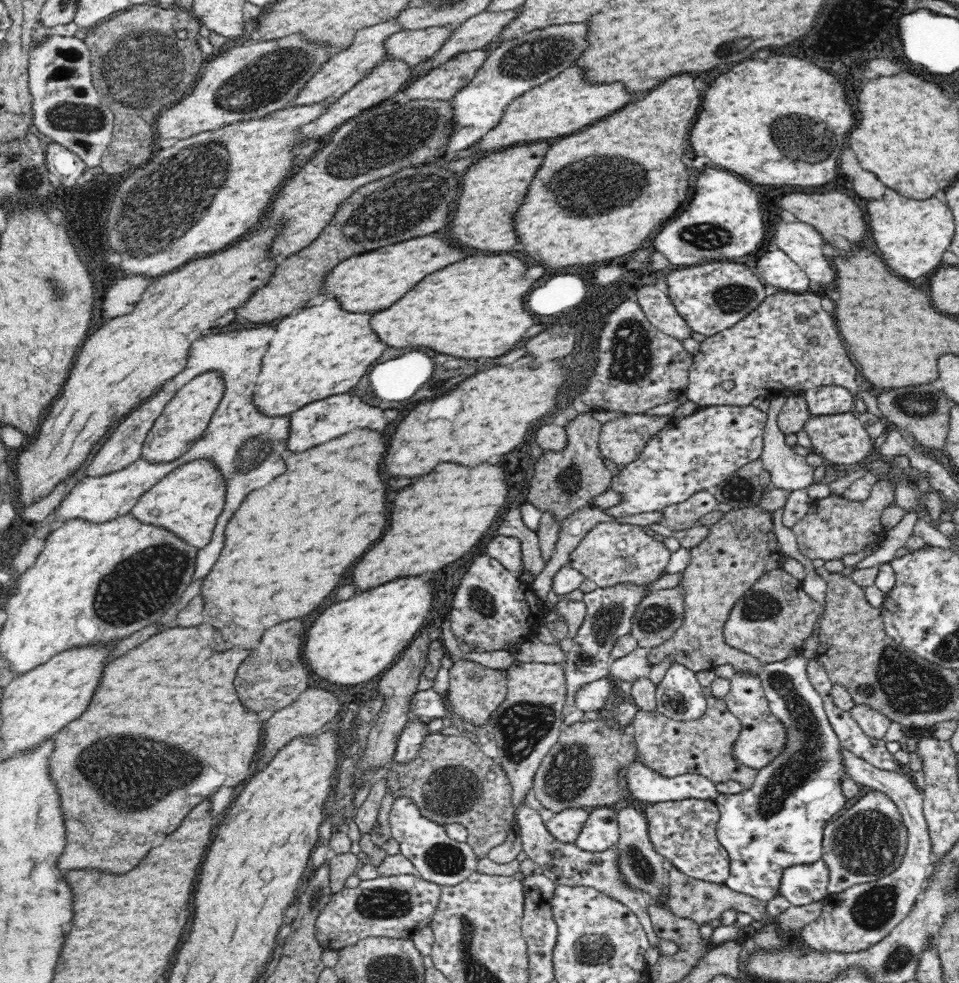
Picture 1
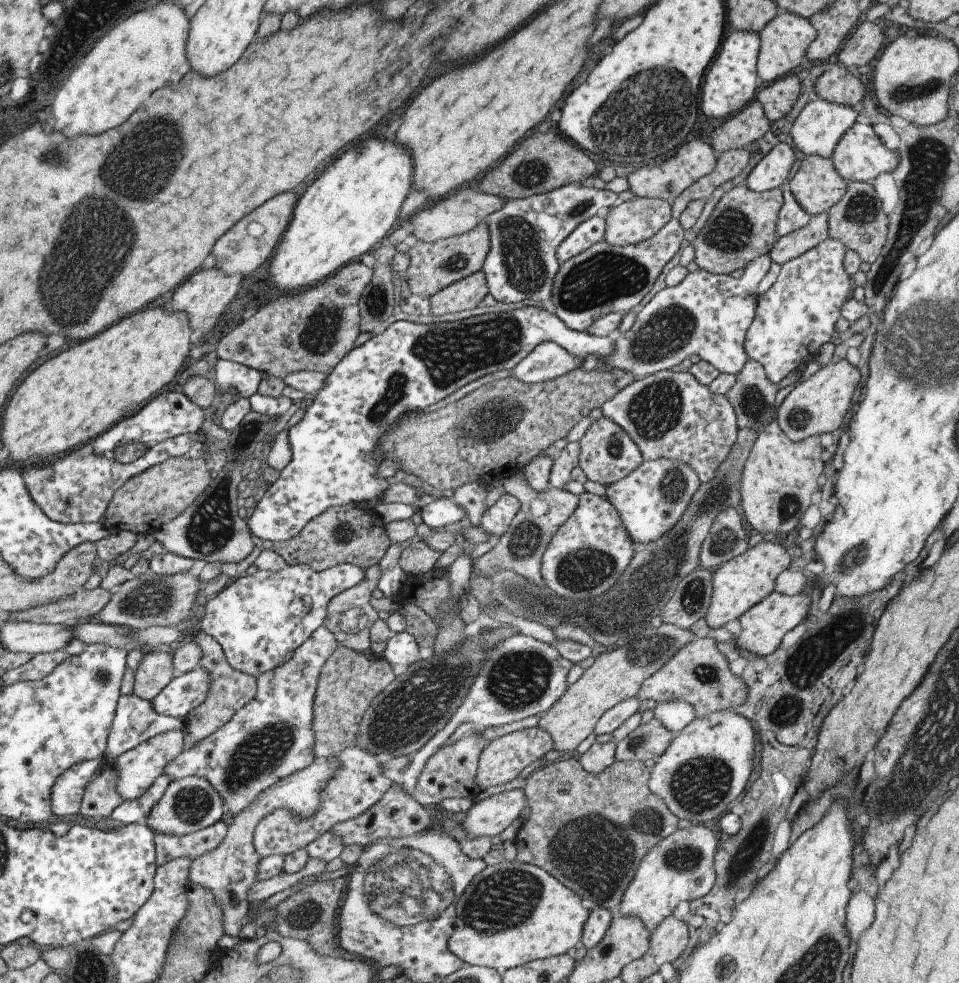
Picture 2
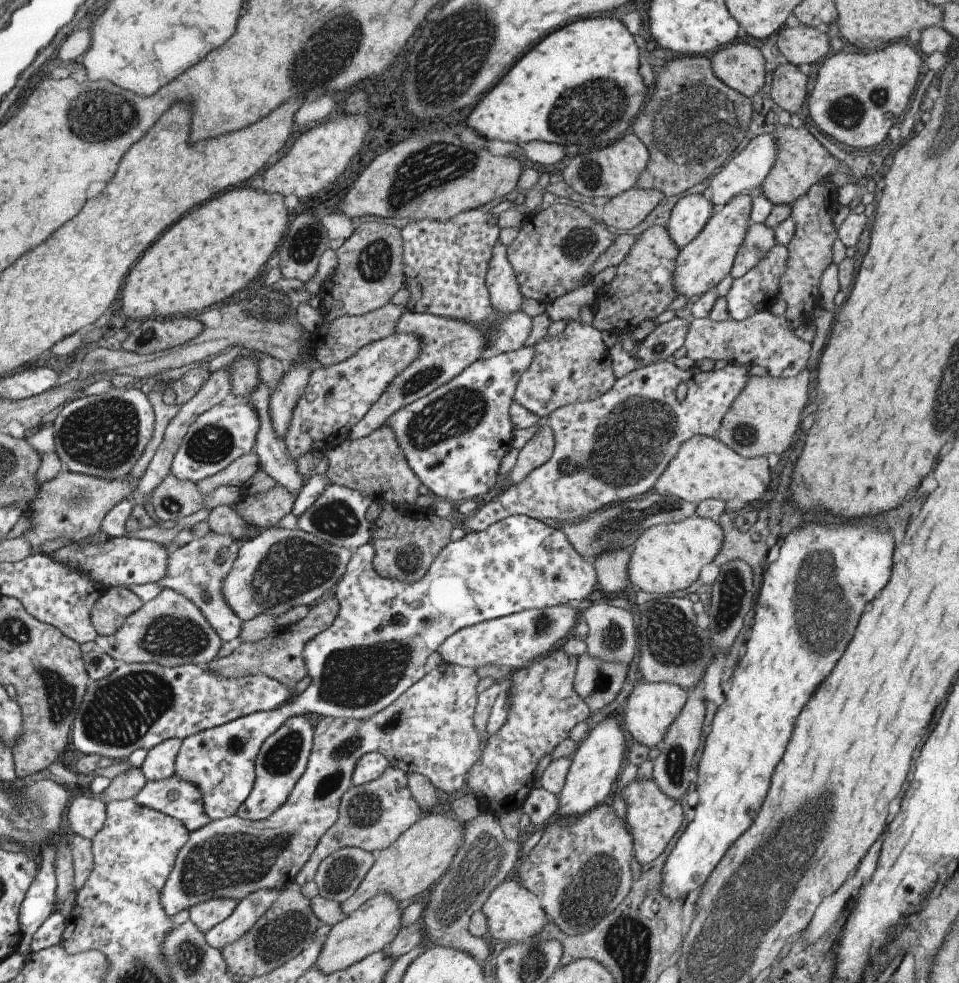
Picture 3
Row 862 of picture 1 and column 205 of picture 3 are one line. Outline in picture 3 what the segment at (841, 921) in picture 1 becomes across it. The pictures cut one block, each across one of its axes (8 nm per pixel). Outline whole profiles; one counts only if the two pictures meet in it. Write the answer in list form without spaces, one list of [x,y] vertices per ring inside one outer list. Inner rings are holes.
[[[215,897],[193,905],[188,909],[188,919],[205,934],[213,925],[219,924],[235,908],[236,900]]]

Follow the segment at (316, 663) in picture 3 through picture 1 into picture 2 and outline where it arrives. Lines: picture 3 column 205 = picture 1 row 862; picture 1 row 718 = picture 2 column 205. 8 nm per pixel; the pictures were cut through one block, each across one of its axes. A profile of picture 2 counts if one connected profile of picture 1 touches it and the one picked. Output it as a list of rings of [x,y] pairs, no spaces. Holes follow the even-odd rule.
[[[183,776],[172,779],[165,787],[162,797],[150,808],[144,824],[151,832],[161,835],[186,835],[221,820],[224,806],[221,797],[204,778]]]

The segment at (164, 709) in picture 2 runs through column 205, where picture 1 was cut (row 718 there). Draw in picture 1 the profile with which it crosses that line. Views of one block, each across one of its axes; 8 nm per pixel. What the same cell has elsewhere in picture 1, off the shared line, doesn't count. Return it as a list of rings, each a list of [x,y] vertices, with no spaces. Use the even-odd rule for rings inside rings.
[[[674,661],[662,680],[655,684],[656,710],[679,721],[701,717],[707,709],[705,694],[694,674]]]

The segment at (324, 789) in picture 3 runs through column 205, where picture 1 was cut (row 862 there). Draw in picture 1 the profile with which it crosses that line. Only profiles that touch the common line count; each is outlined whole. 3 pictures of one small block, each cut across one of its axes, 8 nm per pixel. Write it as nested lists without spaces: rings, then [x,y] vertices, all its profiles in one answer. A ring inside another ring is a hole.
[[[868,792],[856,804],[844,810],[842,816],[827,822],[823,831],[821,859],[828,867],[827,890],[831,894],[844,892],[856,884],[873,882],[888,876],[901,863],[907,843],[907,831],[895,802],[881,792]]]

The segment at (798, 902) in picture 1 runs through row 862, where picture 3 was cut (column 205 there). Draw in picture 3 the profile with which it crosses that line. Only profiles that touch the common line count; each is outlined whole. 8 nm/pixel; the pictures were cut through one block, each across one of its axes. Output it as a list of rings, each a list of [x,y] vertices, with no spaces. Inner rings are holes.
[[[175,775],[146,780],[133,799],[141,806],[176,818],[189,832],[204,827],[210,821],[204,813],[199,789],[192,782]]]

